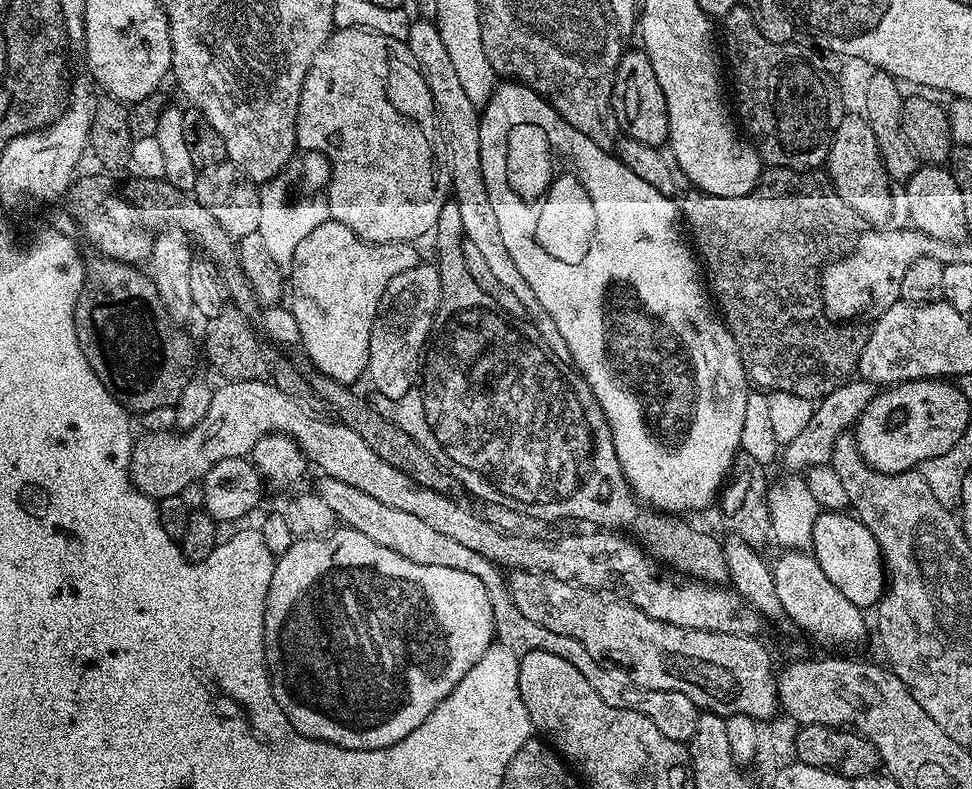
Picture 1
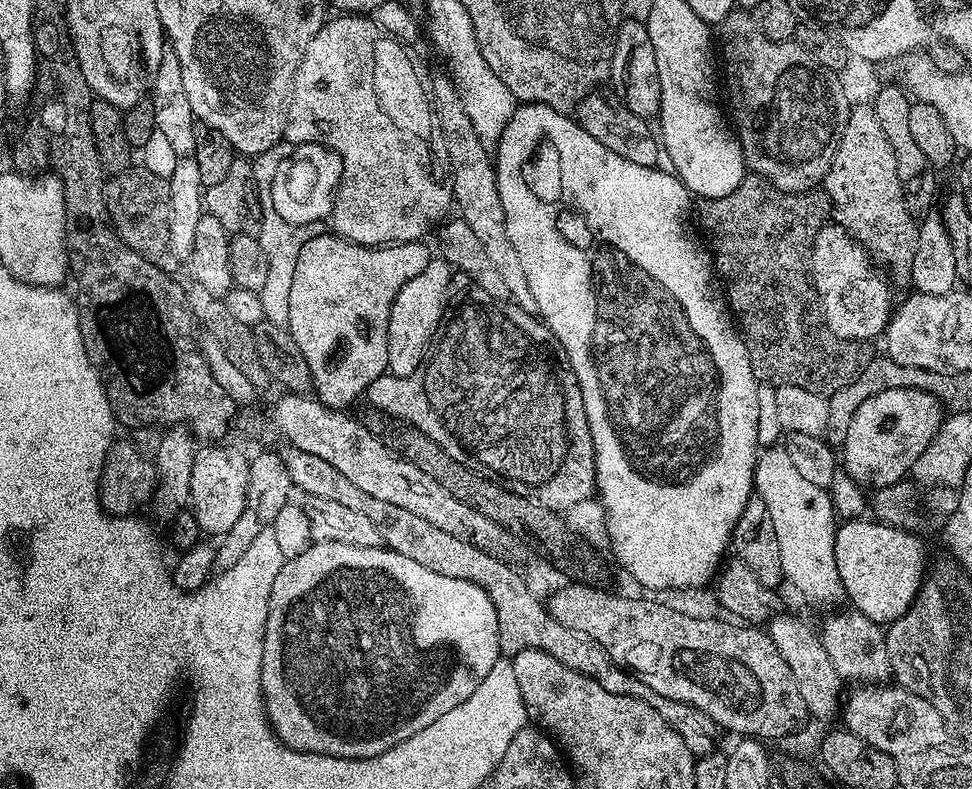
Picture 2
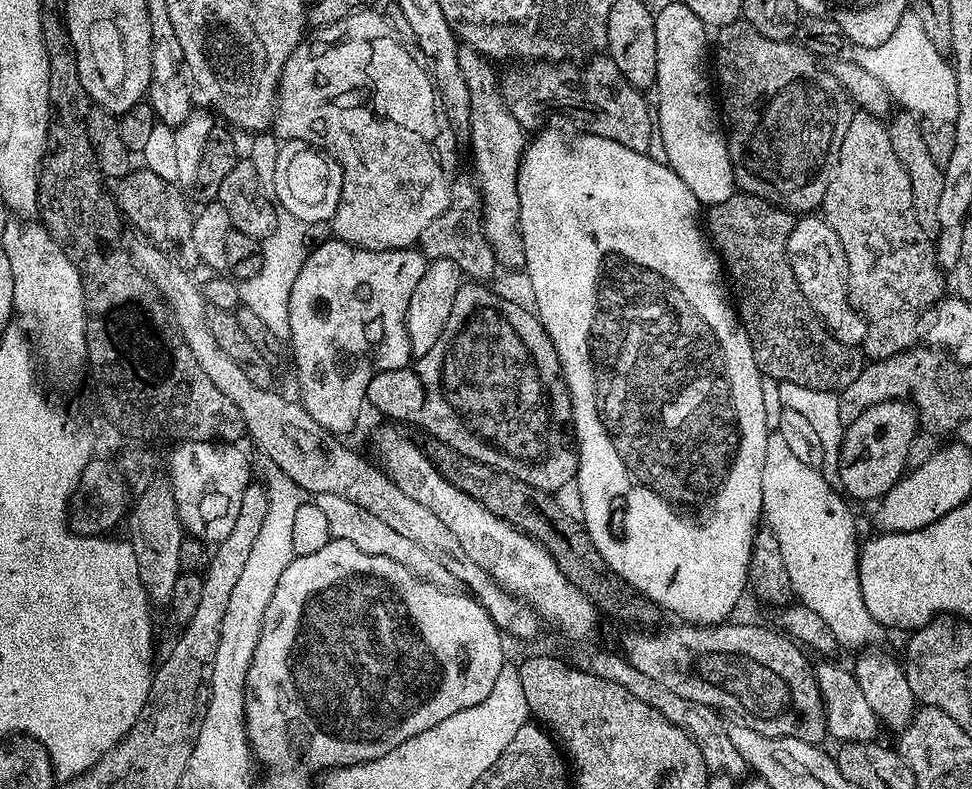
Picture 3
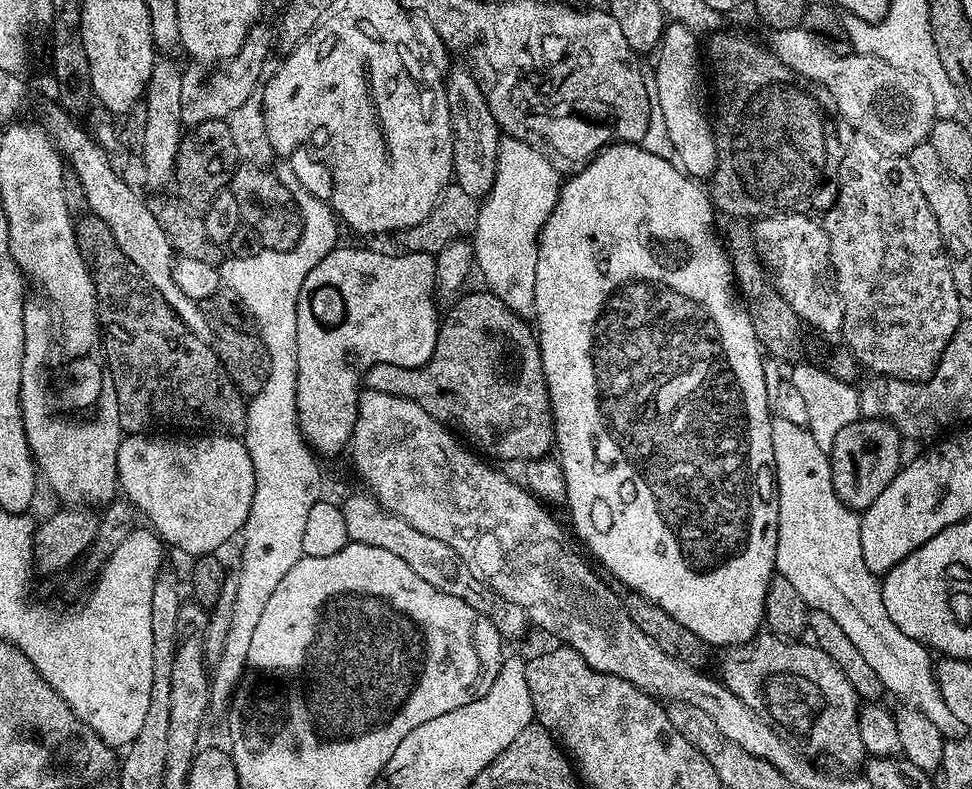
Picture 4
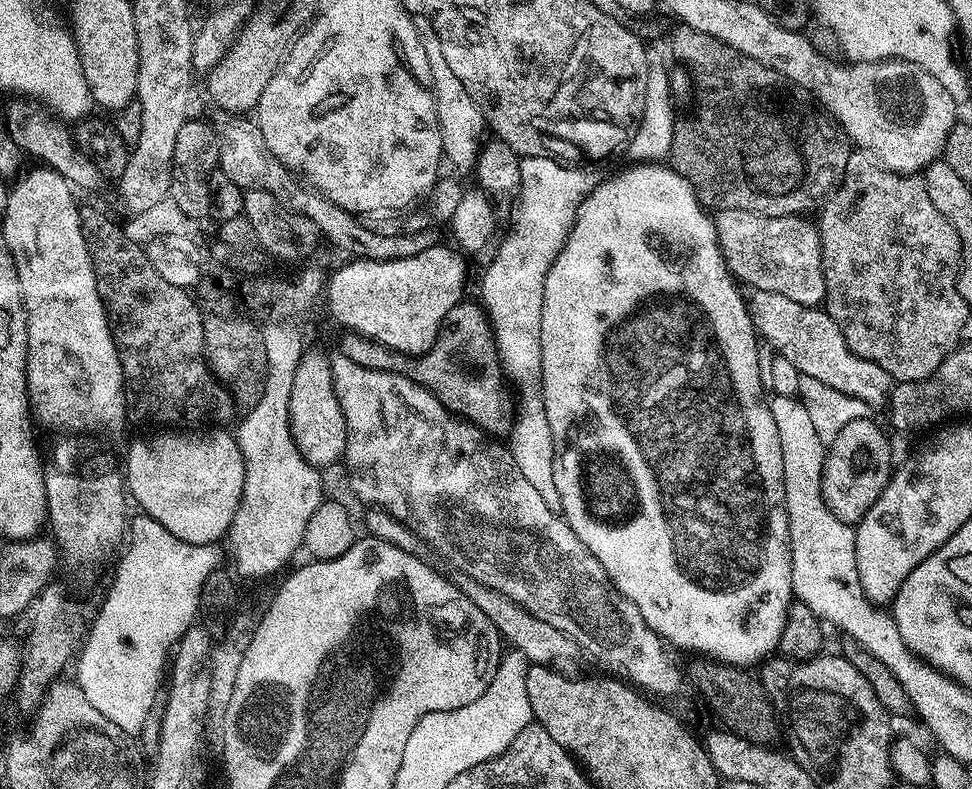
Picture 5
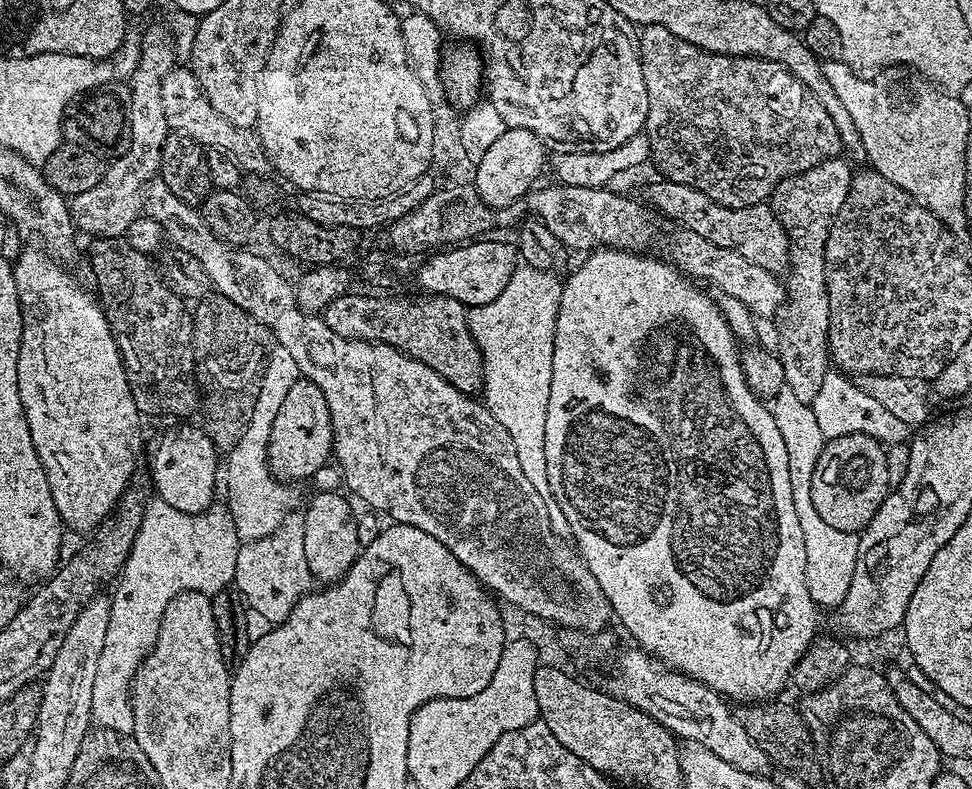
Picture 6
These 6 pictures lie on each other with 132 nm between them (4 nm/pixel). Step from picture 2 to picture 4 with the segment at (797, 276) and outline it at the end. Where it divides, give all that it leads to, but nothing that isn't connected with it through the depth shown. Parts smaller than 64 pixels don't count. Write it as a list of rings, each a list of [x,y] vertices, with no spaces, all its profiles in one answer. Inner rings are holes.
[[[744,222],[733,224],[736,225],[728,232],[726,251],[729,260],[732,261],[735,287],[748,309],[756,336],[760,339],[761,349],[771,359],[773,356],[776,360],[799,361],[801,359],[800,351],[804,348],[804,340],[800,337],[802,321],[798,318],[798,314],[794,314],[790,302],[786,302],[786,298],[776,288],[768,269],[764,267],[764,261],[756,252],[756,243],[752,237],[751,227]]]

